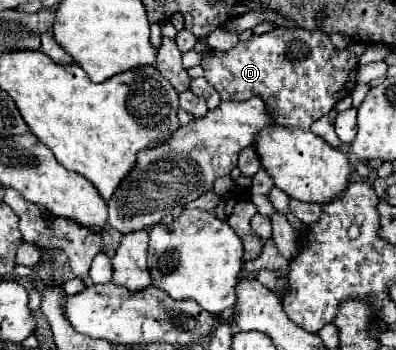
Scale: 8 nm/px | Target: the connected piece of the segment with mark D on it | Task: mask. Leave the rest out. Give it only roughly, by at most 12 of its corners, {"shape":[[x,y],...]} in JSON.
{"shape":[[273,28],[201,66],[221,100],[261,96],[309,130],[357,84],[321,30]]}

